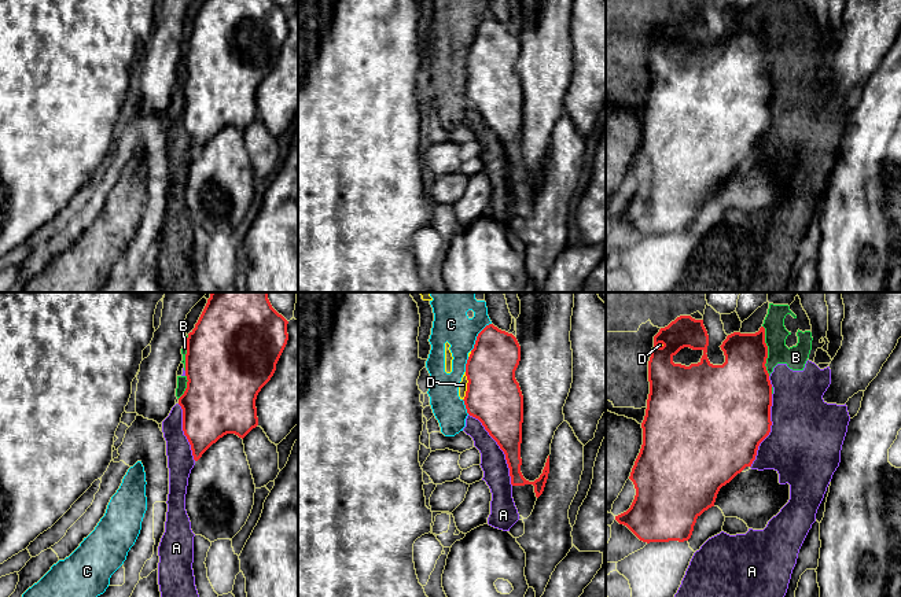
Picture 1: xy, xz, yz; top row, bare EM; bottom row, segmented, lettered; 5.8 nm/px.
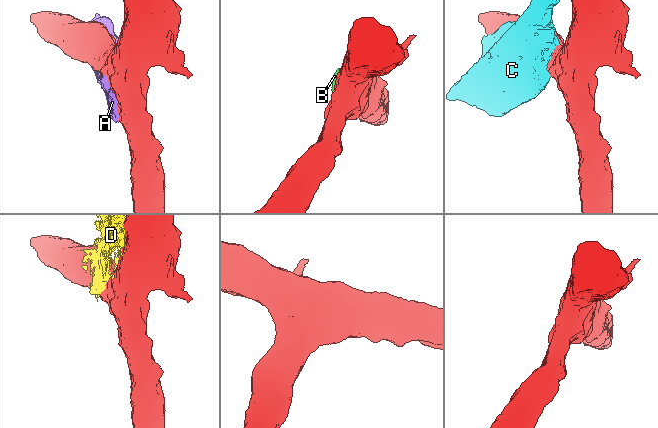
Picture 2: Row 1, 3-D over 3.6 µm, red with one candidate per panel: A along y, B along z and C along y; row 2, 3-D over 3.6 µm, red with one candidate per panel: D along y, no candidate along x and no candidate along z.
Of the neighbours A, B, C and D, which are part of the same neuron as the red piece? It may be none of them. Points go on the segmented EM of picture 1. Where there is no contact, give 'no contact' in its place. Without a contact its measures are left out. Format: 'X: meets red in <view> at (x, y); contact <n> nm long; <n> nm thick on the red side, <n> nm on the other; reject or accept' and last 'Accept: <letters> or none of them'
A: meets red in xz at (500, 448); contact 500 nm long; 280 nm thick on the red side, 160 nm on the other; reject
B: meets red in yz at (767, 350); contact 300 nm long; 320 nm thick on the red side, 140 nm on the other; reject
C: meets red in xz at (477, 336); contact 200 nm long; 280 nm thick on the red side, 220 nm on the other; reject
D: meets red in xz at (467, 386); contact 170 nm long; 320 nm thick on the red side, 50 nm on the other; reject
Accept: none of them

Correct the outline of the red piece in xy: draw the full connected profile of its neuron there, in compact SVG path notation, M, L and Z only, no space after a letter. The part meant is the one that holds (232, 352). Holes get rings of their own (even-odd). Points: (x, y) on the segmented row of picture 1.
M212 292L187 338L187 388L179 398L183 409L183 431L194 460L220 438L235 434L244 438L258 425L255 399L271 380L287 344L288 321L268 299L268 292Z

